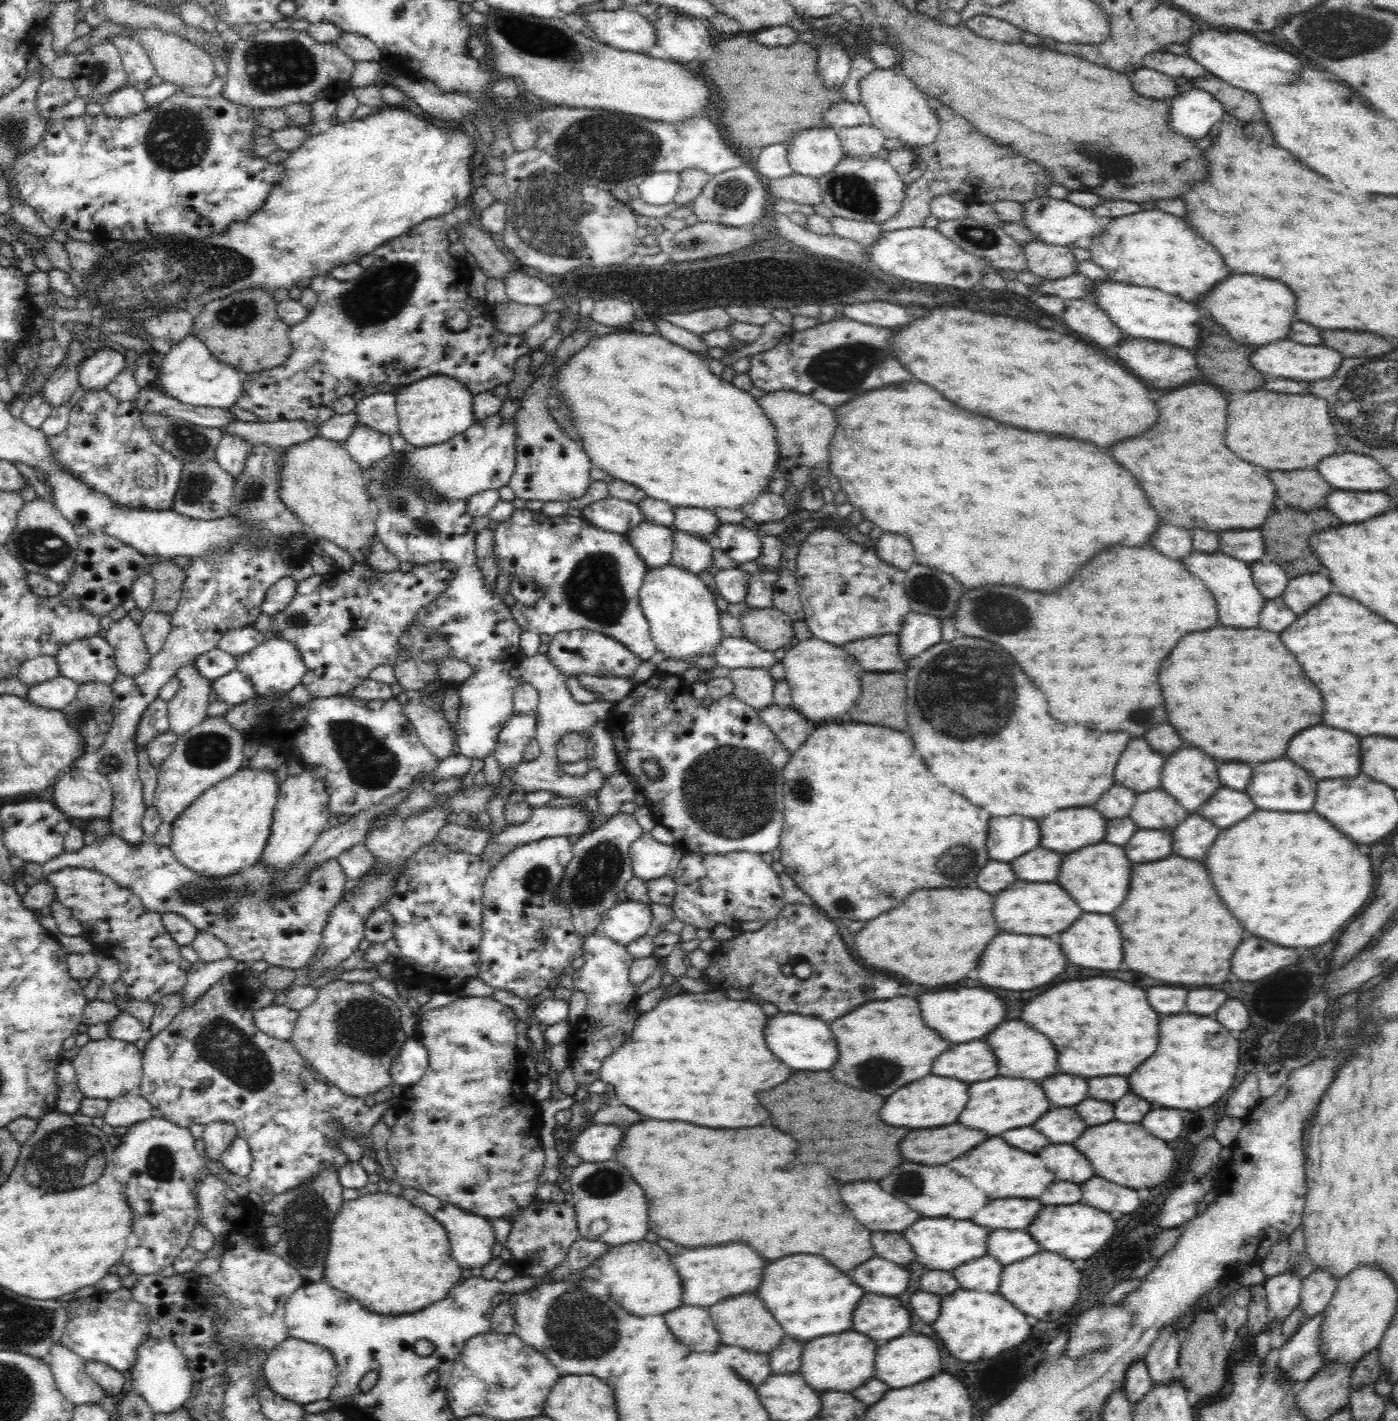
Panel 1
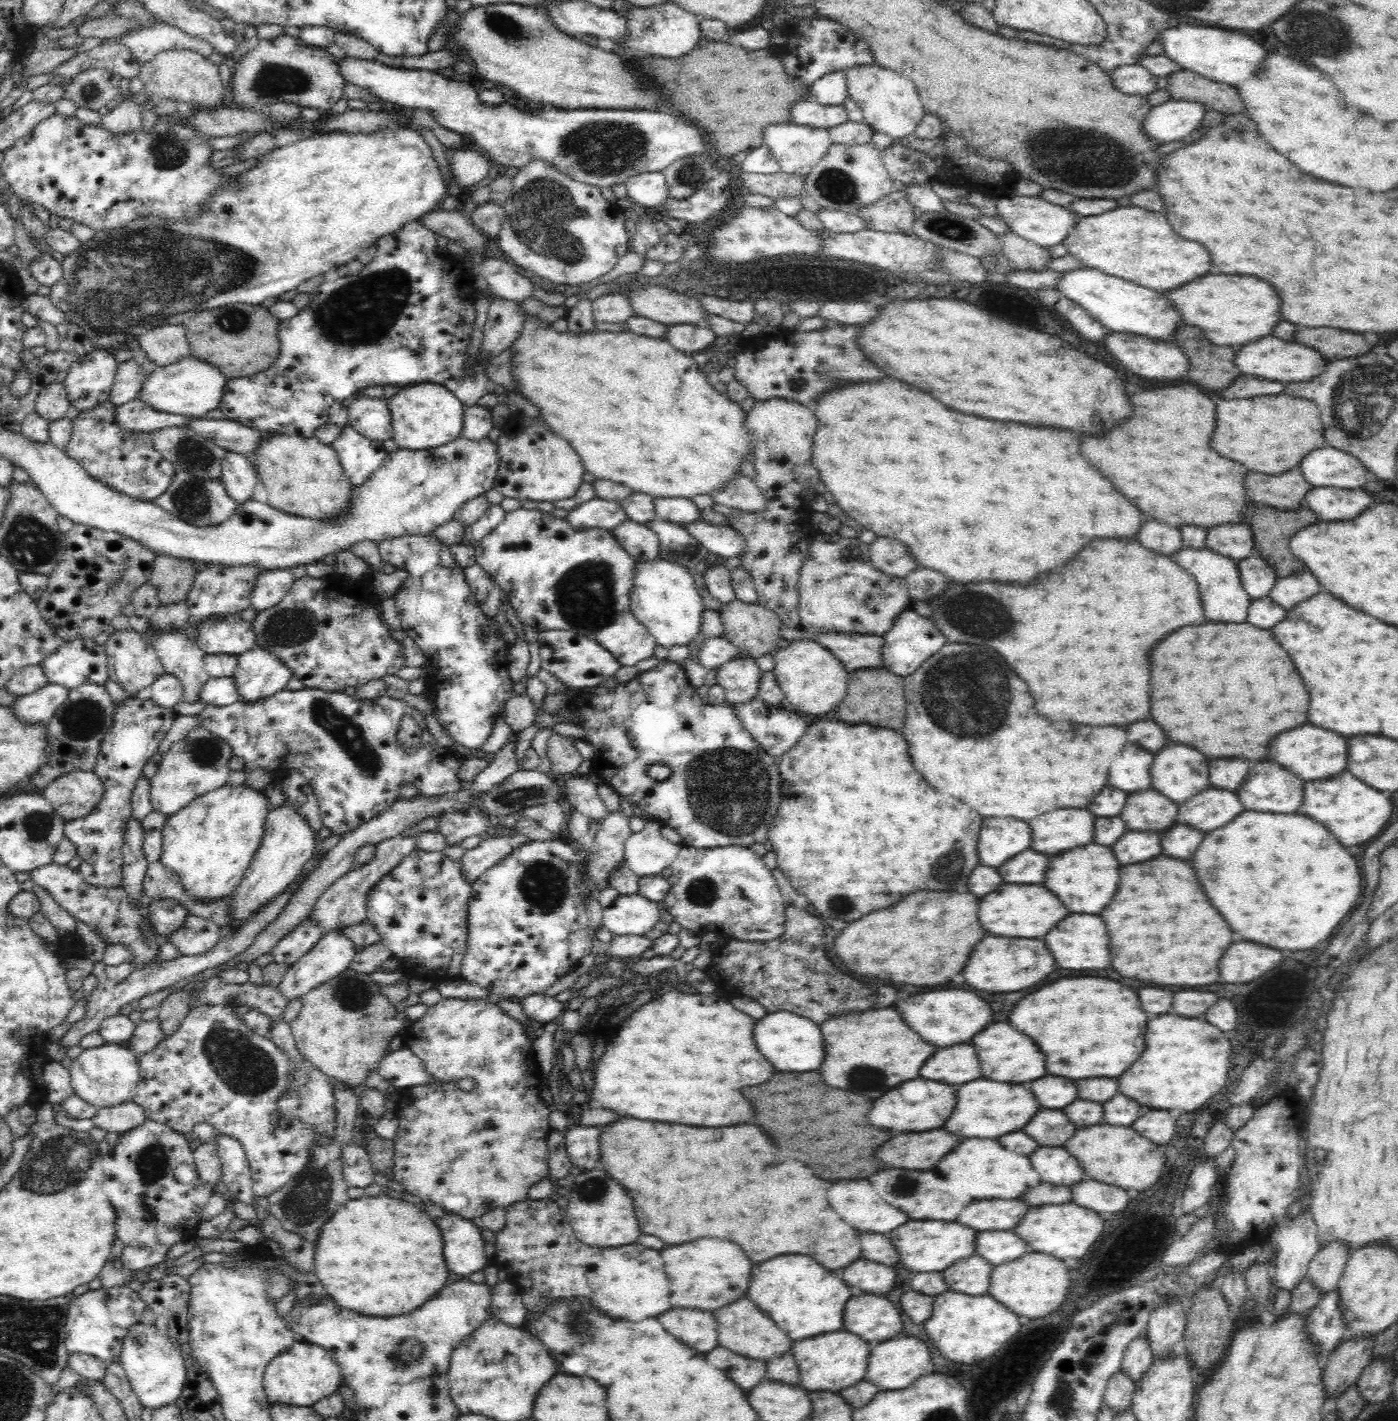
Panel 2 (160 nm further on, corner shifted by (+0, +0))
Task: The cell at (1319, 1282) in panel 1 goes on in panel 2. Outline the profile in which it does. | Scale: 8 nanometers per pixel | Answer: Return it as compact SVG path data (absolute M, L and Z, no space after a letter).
M1341 1240L1324 1242L1309 1262L1307 1277L1322 1293L1334 1290L1350 1255L1350 1248Z

